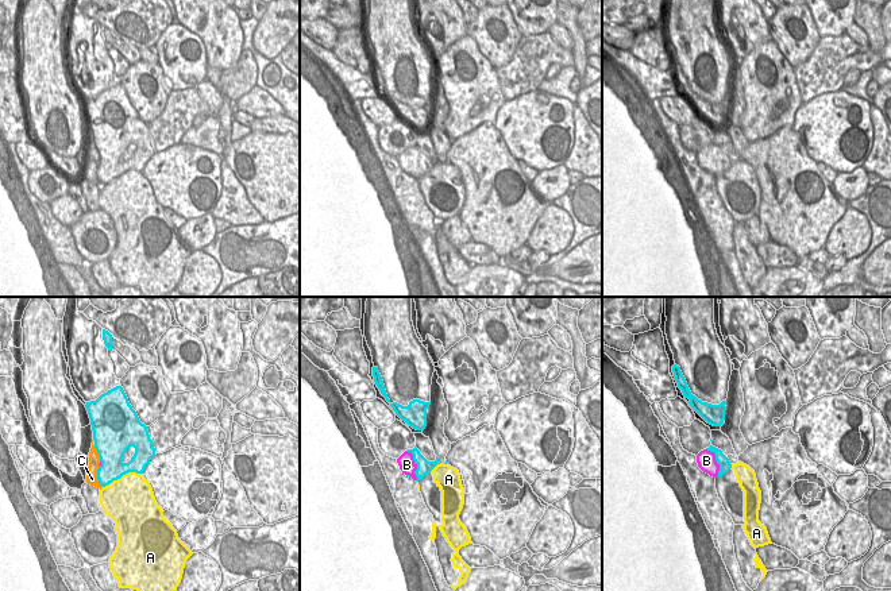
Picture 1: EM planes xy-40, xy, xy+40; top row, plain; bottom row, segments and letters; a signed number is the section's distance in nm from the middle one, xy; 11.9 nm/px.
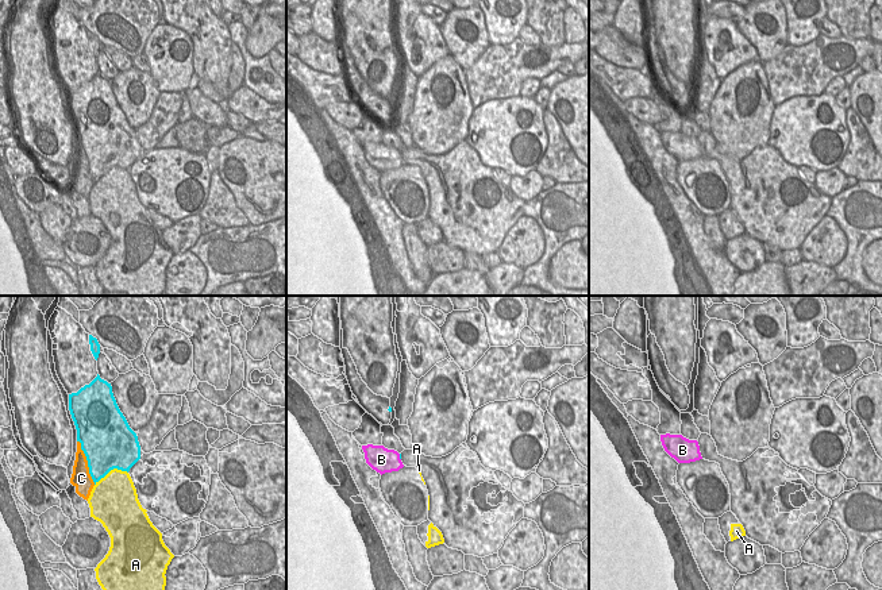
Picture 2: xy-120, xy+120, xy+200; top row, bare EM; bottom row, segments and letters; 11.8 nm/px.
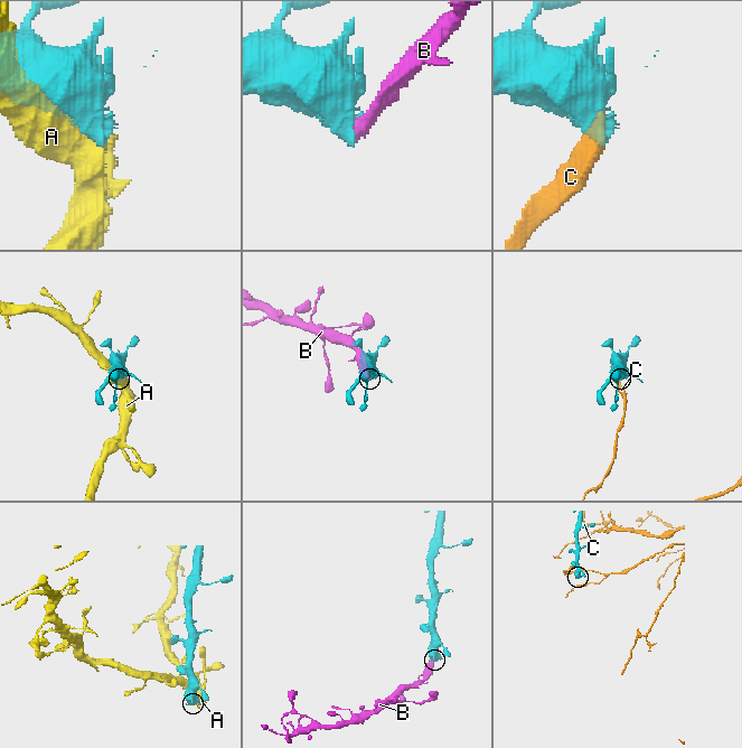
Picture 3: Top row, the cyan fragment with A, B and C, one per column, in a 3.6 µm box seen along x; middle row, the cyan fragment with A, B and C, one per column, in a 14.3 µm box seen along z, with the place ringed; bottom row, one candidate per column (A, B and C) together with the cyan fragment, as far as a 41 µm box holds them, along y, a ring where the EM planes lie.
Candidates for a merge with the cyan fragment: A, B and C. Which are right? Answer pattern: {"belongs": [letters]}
{"belongs": []}

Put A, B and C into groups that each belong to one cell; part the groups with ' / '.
A / B / C

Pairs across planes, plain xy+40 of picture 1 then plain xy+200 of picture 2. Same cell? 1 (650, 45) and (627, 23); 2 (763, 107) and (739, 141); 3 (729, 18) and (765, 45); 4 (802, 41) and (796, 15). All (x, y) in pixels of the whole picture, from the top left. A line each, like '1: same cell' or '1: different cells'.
1: same cell
2: same cell
3: different cells
4: different cells

